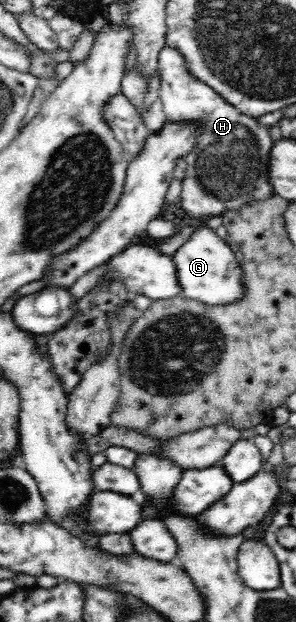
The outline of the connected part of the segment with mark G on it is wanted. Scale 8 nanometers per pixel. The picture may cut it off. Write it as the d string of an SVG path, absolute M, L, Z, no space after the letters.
M206 225L174 252L173 260L184 297L212 307L236 305L245 300L245 277L241 262L236 260L236 249Z

